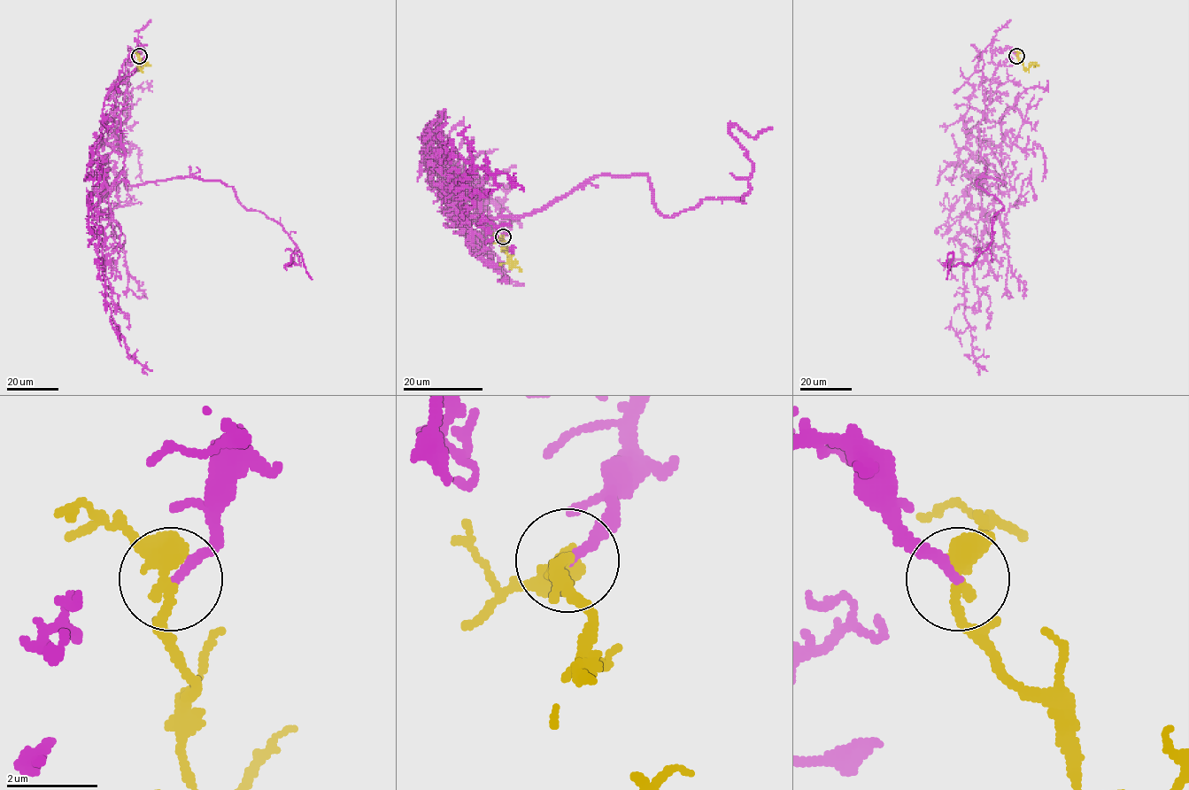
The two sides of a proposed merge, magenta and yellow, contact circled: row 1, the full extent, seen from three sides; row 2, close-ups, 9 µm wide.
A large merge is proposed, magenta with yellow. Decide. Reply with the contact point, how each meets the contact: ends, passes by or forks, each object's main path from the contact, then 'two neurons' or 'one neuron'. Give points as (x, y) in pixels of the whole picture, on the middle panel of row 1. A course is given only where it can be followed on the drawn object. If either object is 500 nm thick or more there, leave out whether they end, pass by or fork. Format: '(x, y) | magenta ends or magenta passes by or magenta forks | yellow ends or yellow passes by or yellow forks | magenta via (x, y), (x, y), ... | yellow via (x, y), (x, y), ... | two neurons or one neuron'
(503, 236) | magenta ends | yellow passes by | magenta via (503, 236), (474, 176), (488, 218), (641, 174), (670, 217), (750, 189), (727, 124), (771, 127) | yellow via (503, 236), (504, 247), (513, 265), (521, 270) | one neuron

